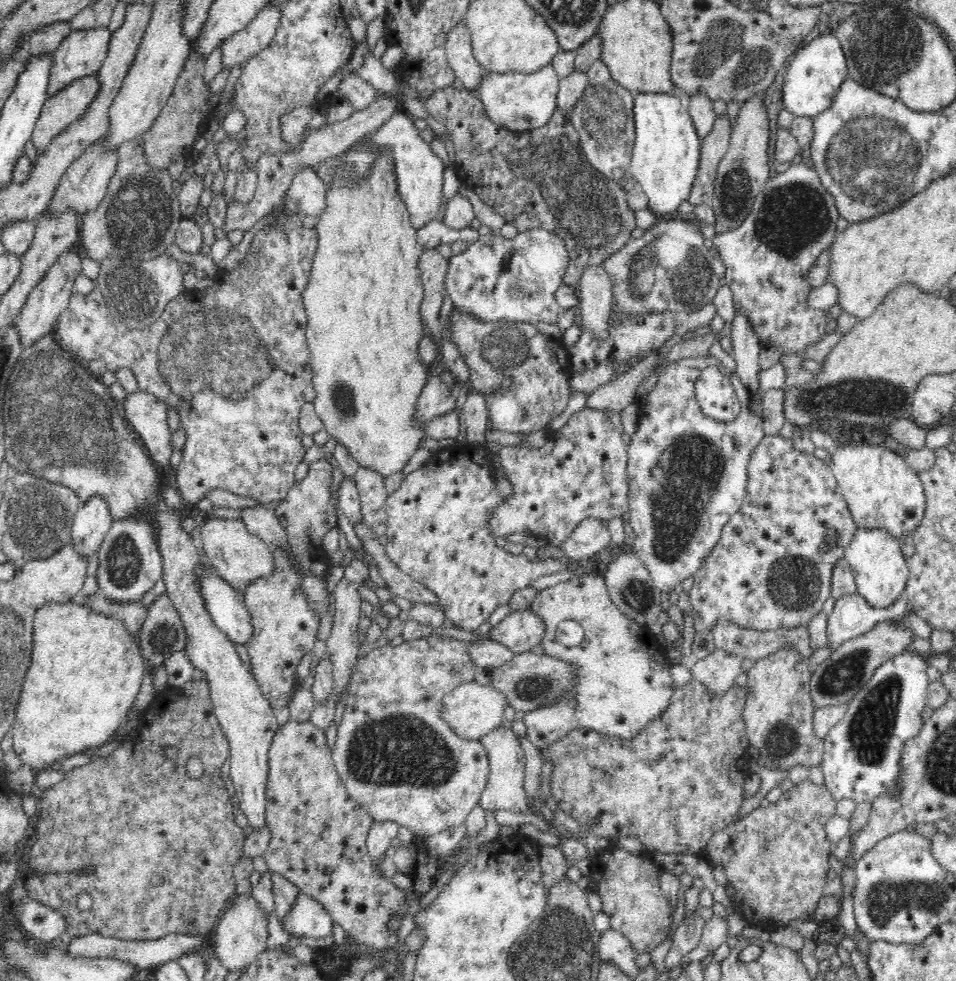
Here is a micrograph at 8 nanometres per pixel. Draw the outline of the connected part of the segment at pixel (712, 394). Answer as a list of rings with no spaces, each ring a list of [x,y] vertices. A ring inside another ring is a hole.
[[[709,365],[702,370],[696,380],[695,400],[705,416],[732,422],[740,415],[741,405],[730,379],[716,365]]]

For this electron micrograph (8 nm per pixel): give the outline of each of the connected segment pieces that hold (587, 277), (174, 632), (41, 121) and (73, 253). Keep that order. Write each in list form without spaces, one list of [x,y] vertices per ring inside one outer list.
[[[588,266],[582,274],[578,289],[577,324],[592,329],[600,341],[609,338],[609,321],[613,306],[610,275],[603,266]]]
[[[167,593],[153,601],[137,639],[141,654],[148,665],[155,669],[164,665],[171,654],[185,650],[186,633],[178,611]]]
[[[96,74],[72,81],[64,90],[45,100],[31,139],[37,153],[46,152],[52,138],[58,136],[88,110],[98,96],[100,81]]]
[[[73,246],[64,250],[60,254],[59,260],[51,266],[40,284],[37,284],[36,288],[30,292],[26,304],[15,320],[20,339],[22,339],[20,345],[23,349],[36,345],[37,341],[44,339],[47,335],[53,335],[57,318],[64,310],[68,309],[69,302],[74,294],[73,285],[82,271],[82,260],[77,254],[78,251]]]

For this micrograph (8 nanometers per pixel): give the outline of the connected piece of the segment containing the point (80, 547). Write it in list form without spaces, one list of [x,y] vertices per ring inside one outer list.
[[[101,496],[88,498],[75,512],[70,544],[80,556],[89,559],[100,549],[112,522],[108,503]]]

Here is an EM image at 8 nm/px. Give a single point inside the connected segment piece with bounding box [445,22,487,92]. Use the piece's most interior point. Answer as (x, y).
(460, 58)

